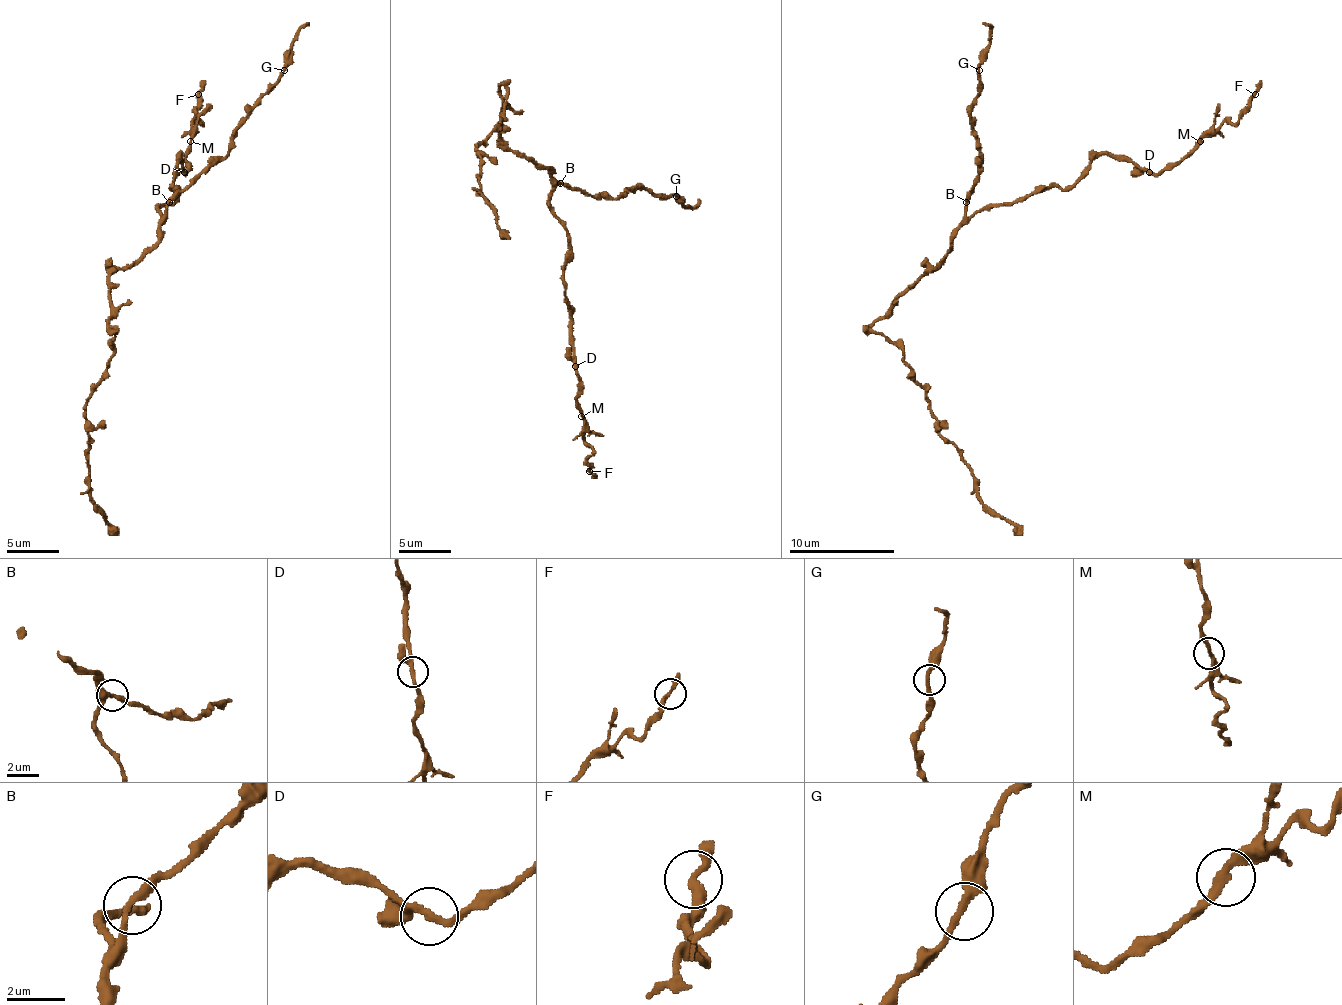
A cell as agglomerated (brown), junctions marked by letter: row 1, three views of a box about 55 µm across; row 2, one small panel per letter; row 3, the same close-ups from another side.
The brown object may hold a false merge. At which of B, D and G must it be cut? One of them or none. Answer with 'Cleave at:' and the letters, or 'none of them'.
Cleave at: none of them

